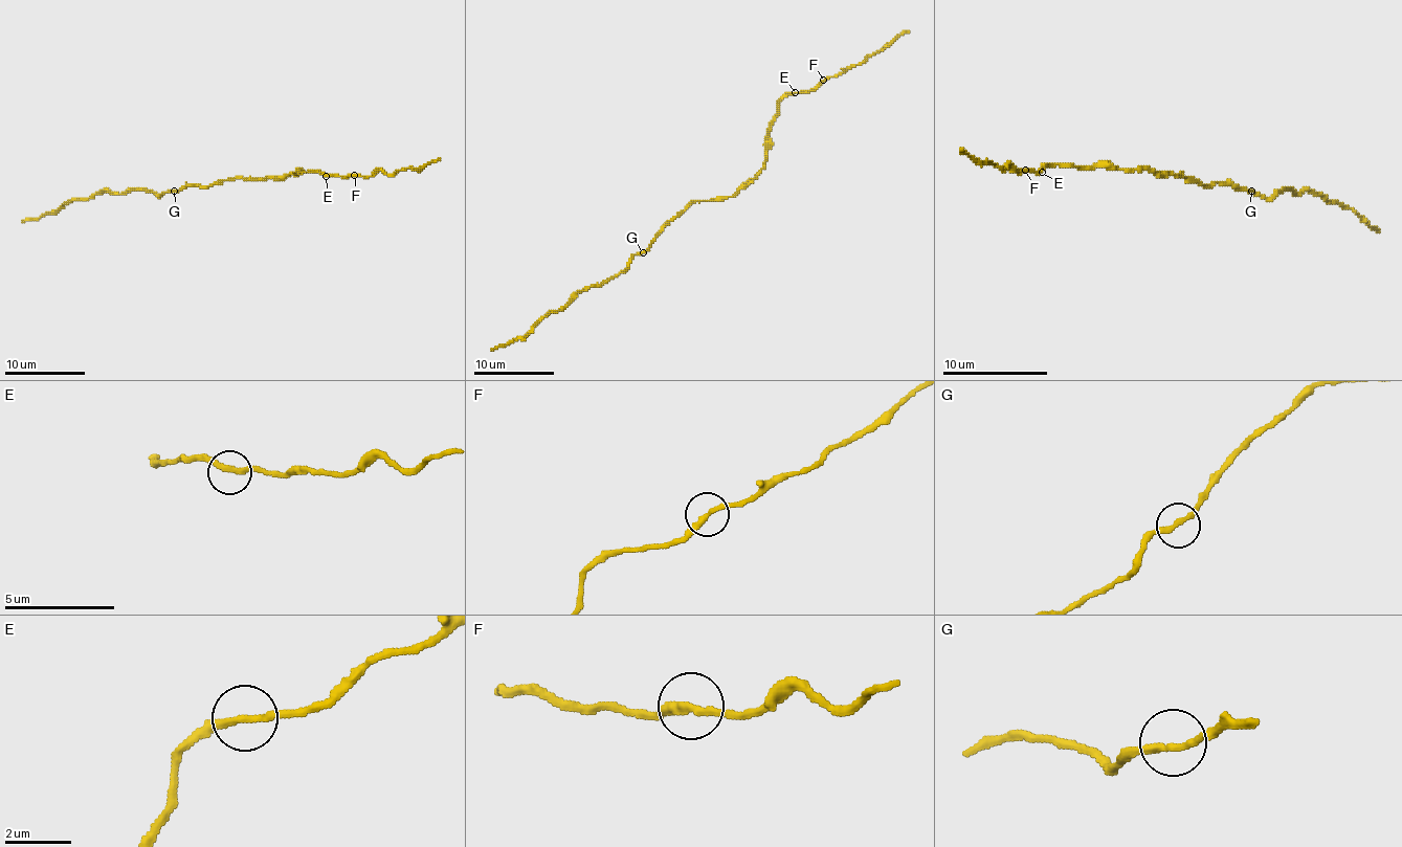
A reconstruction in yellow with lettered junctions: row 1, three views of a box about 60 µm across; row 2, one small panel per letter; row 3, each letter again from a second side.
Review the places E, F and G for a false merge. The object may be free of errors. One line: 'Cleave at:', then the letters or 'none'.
Cleave at: none

